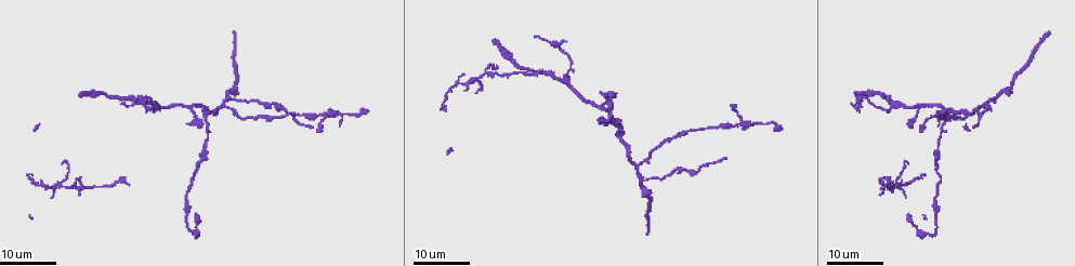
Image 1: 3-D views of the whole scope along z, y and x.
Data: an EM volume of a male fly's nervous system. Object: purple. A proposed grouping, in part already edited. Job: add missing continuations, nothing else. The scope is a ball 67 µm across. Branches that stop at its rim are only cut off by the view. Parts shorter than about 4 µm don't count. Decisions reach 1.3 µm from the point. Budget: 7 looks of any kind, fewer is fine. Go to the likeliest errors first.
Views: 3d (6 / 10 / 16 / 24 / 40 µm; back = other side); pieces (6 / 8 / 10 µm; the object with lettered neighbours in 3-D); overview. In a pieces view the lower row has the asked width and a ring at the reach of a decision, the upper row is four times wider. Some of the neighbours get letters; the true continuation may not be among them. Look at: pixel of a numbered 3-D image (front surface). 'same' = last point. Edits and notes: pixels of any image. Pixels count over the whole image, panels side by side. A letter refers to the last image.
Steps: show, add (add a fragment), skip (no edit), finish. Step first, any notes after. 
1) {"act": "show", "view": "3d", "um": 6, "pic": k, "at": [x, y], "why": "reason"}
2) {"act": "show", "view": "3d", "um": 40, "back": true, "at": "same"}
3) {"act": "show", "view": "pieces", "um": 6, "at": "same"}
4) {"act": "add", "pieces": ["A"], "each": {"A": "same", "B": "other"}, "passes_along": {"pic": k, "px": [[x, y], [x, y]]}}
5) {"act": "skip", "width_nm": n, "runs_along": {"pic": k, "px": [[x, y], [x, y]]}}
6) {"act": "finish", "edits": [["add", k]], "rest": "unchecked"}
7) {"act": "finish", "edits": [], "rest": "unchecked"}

{"act": "show", "view": "3d", "um": 24, "pic": 1, "at": [724, 158], "why": "branch stops here"}

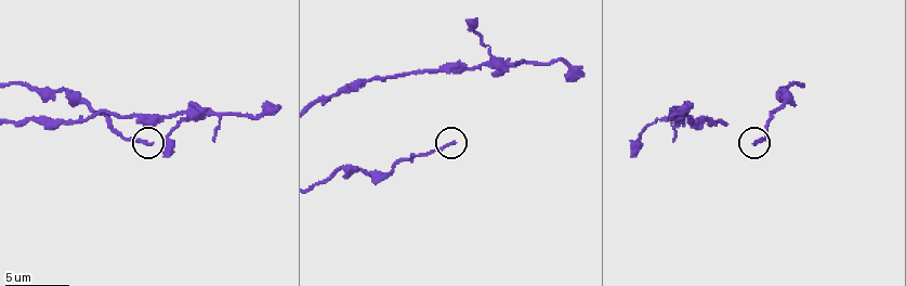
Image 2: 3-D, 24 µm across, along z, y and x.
{"act": "show", "view": "3d", "um": 6, "pic": 2, "at": [455, 143]}

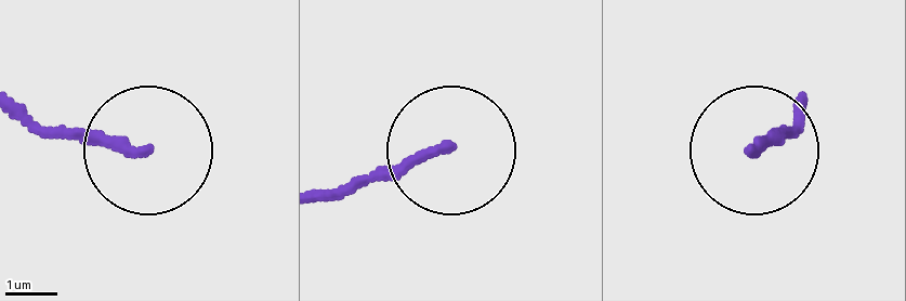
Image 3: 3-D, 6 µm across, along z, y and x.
{"act": "show", "view": "pieces", "um": 10, "pic": 3, "at": [446, 146]}

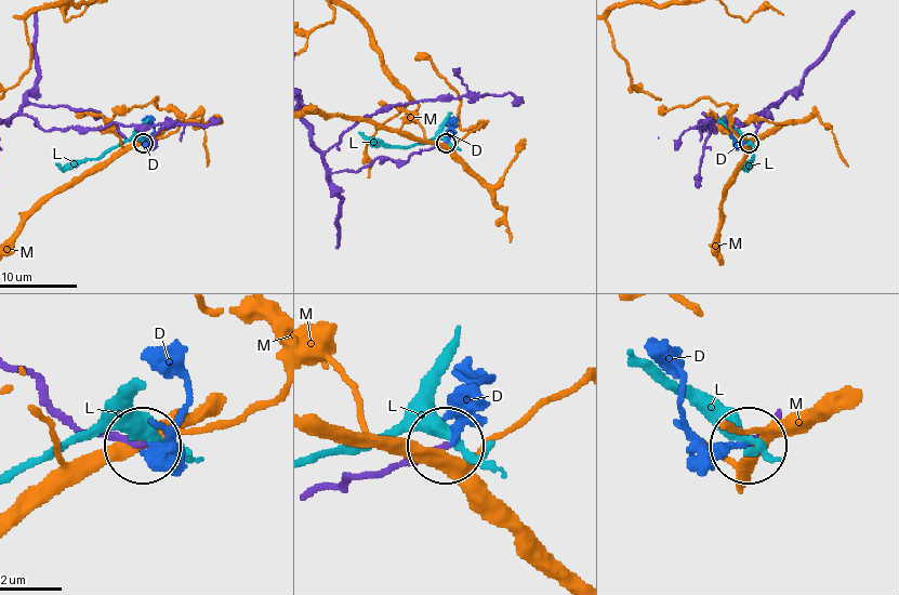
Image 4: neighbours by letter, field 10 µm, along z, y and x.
{"act": "add", "pieces": ["D"], "each": {"D": "same", "L": "other", "M": "other"}, "found": "it goes on there"}

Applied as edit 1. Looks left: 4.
{"act": "show", "view": "pieces", "um": 8, "pic": 2, "at": [165, 152], "why": "free end"}

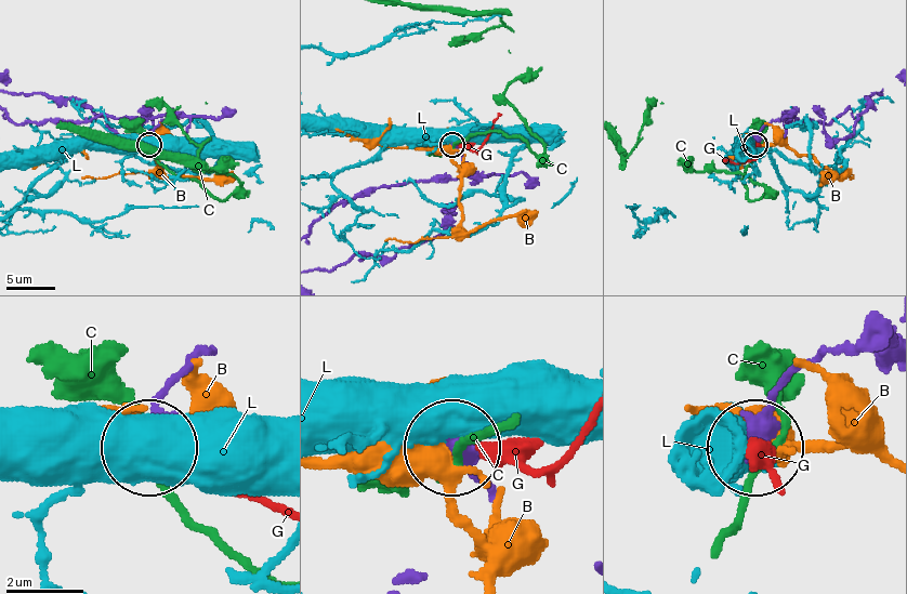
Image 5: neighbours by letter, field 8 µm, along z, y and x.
{"act": "skip", "each": {"B": "other", "C": "other", "G": "other", "L": "other"}, "found": "no lettered fragment goes on from it"}

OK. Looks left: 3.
{"act": "show", "view": "overview"}

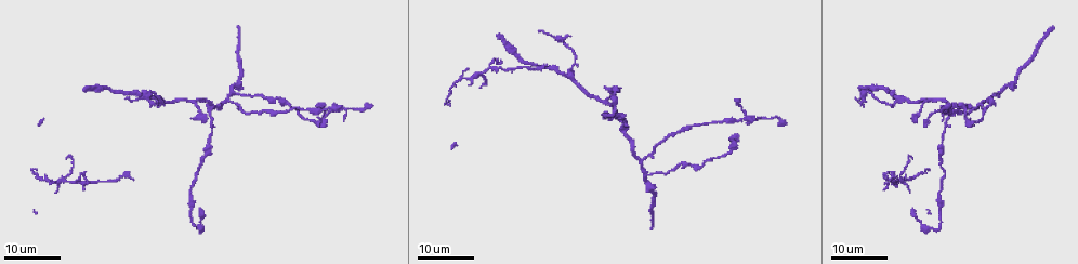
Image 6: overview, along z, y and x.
{"act": "show", "view": "3d", "um": 24, "pic": 6, "at": [733, 134], "why": "an open end"}

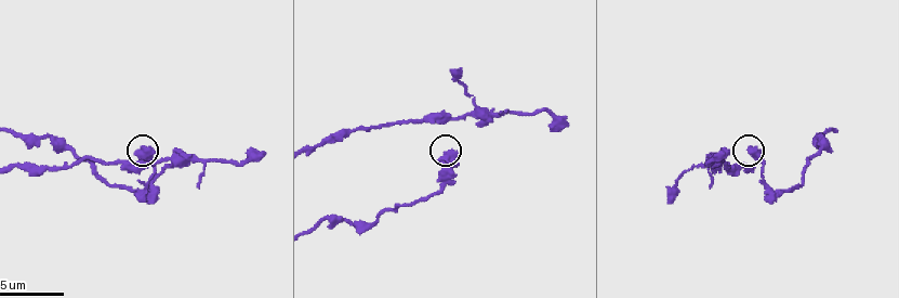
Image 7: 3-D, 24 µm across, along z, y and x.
{"act": "show", "view": "pieces", "um": 6, "pic": 7, "at": [143, 150]}

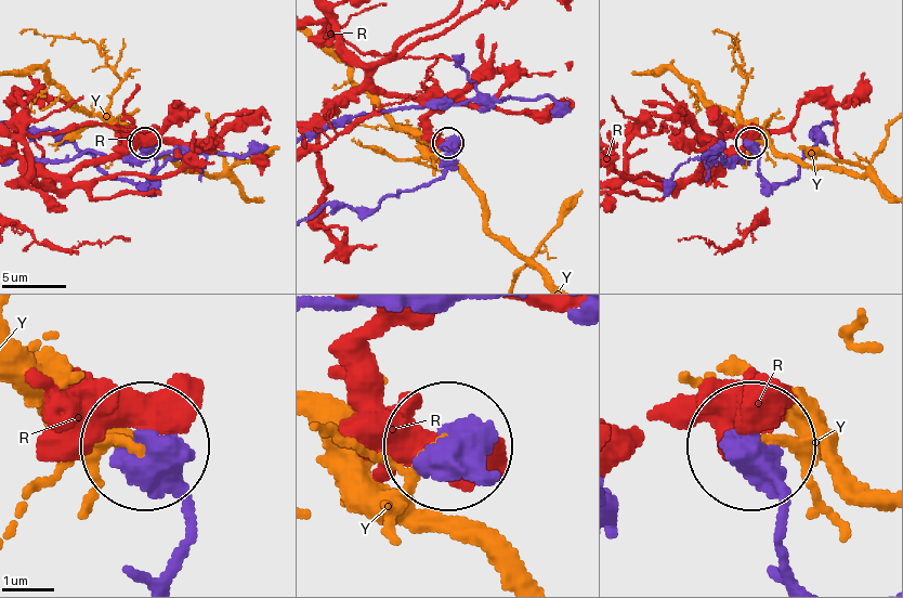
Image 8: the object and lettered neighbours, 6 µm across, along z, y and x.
{"act": "skip", "each": {"R": "other", "Y": "other"}, "runs_along": {"pic": 8, "px": [[162, 577], [184, 499], [149, 452]]}, "found": "none of them fits"}

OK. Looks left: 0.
{"act": "finish", "edits": [["add", 4]], "rest": "unchecked"}

